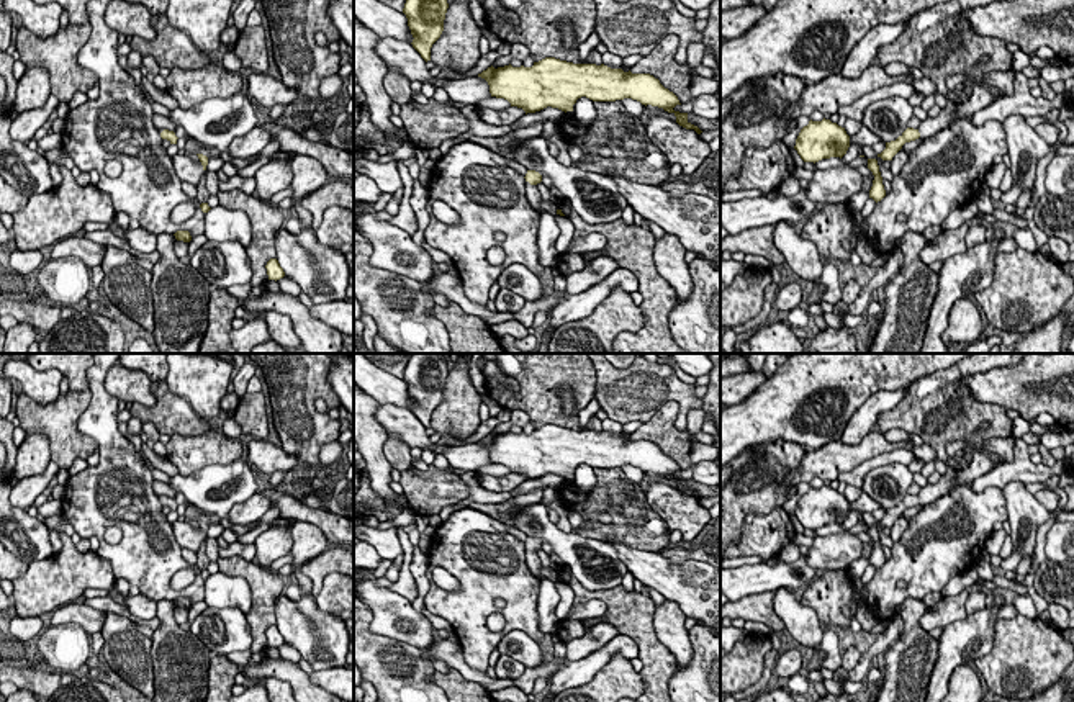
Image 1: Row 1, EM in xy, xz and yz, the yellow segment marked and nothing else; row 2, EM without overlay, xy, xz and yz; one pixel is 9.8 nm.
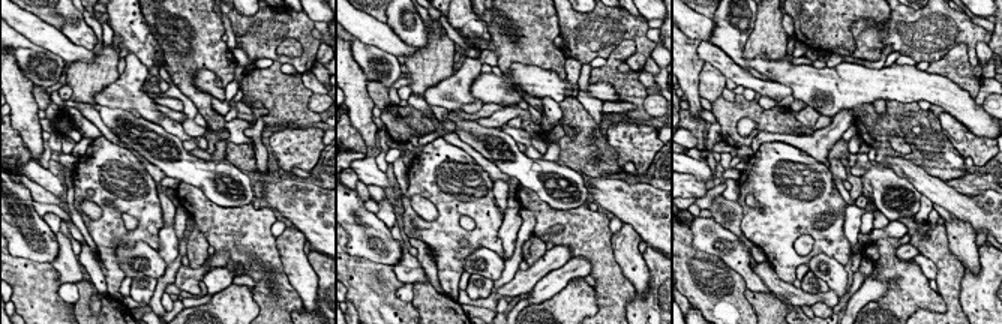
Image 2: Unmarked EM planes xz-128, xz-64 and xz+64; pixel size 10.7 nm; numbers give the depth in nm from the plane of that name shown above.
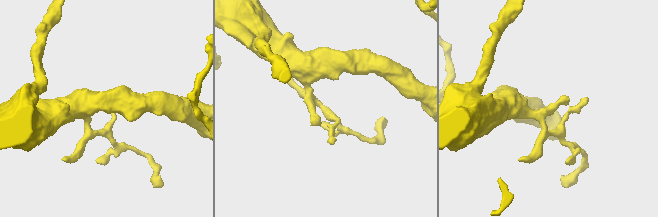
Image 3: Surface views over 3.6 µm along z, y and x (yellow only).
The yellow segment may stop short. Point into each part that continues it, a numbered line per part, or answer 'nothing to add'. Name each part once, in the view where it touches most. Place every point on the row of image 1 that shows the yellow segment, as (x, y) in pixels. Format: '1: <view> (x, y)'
1: xz (532, 193)

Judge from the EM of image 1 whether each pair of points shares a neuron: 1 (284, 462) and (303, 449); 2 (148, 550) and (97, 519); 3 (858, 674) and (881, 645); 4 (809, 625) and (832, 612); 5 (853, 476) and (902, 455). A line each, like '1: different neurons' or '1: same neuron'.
1: different neurons
2: same neuron
3: same neuron
4: different neurons
5: same neuron

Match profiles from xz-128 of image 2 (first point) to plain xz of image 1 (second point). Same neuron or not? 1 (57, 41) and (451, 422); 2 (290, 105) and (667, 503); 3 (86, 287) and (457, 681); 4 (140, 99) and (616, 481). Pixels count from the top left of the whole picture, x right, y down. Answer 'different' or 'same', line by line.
1: different
2: different
3: same
4: different

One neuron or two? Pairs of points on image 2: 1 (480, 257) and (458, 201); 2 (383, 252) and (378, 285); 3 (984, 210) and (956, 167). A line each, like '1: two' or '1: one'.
1: two
2: two
3: two

